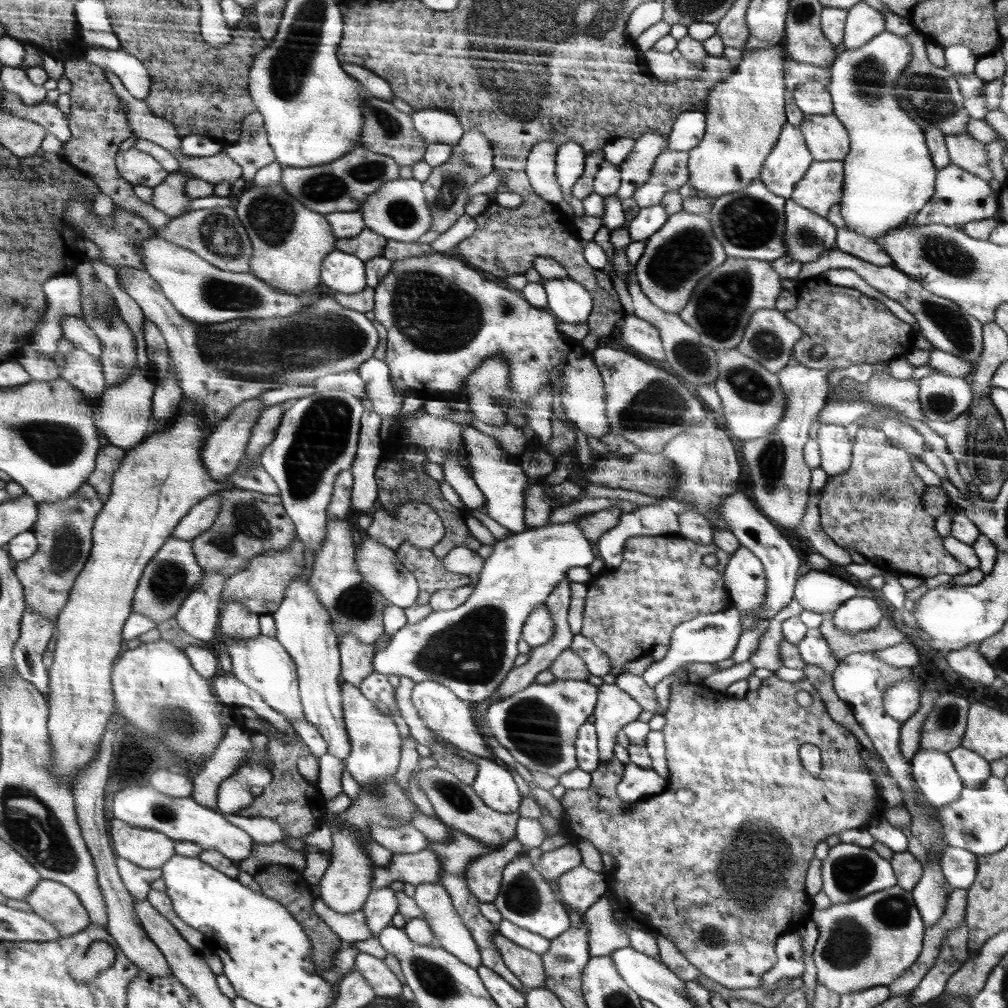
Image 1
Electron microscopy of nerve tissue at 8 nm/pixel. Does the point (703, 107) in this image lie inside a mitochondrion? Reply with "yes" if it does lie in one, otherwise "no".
no

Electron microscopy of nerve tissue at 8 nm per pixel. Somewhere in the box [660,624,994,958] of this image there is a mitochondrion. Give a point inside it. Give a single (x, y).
(755, 861)

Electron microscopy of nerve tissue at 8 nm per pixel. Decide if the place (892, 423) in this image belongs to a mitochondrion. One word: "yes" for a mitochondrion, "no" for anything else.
no

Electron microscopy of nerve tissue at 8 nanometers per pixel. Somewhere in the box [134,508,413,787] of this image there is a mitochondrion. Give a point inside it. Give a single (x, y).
(357, 604)

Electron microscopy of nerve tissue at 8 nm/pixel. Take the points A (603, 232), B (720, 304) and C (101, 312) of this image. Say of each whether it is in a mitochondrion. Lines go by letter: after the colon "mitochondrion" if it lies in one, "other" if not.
A: other
B: mitochondrion
C: mitochondrion

